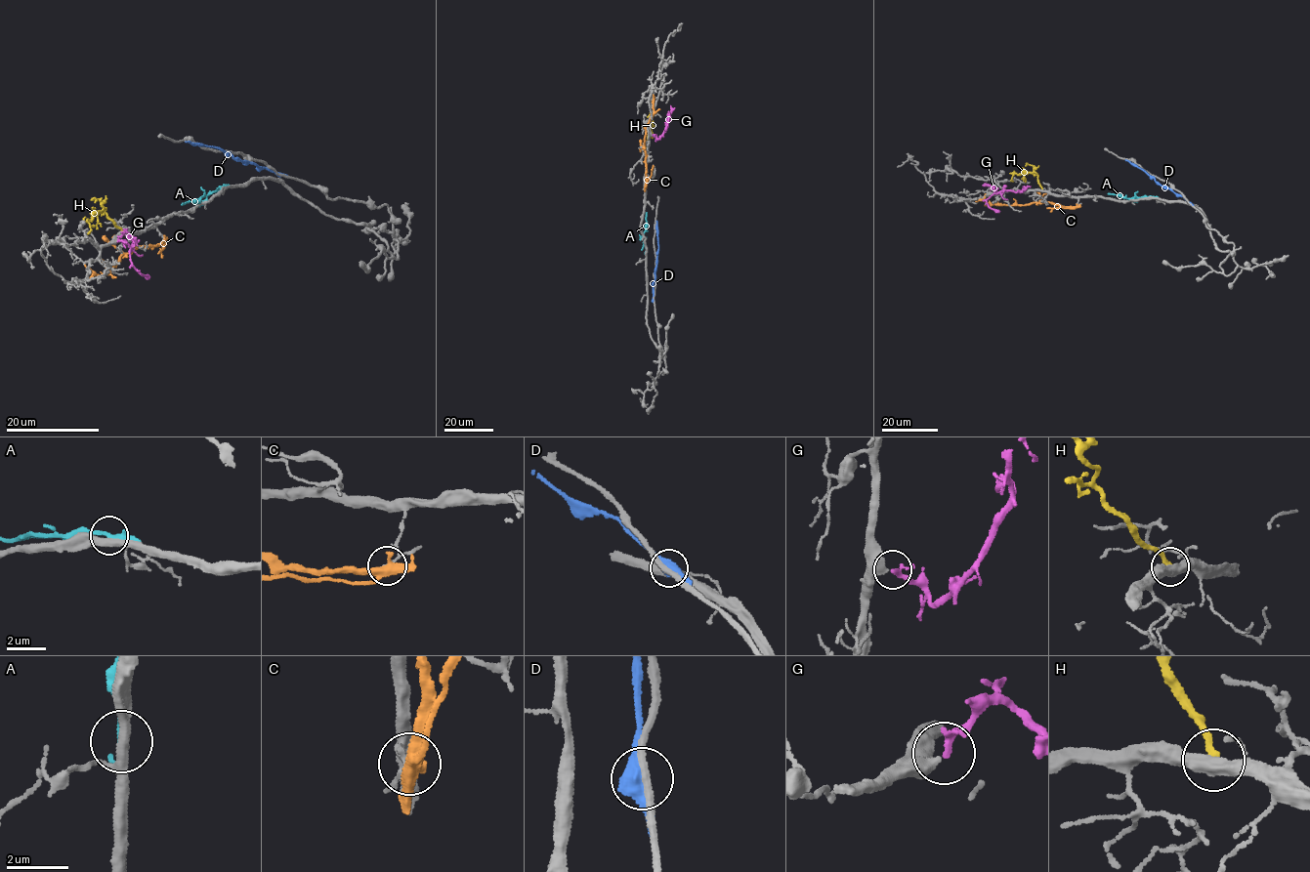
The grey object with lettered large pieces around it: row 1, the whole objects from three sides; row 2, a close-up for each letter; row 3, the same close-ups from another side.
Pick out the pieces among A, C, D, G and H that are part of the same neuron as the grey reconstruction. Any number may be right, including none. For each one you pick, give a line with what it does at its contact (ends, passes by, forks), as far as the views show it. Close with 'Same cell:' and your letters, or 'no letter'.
G: it passes by
Same cell: G

